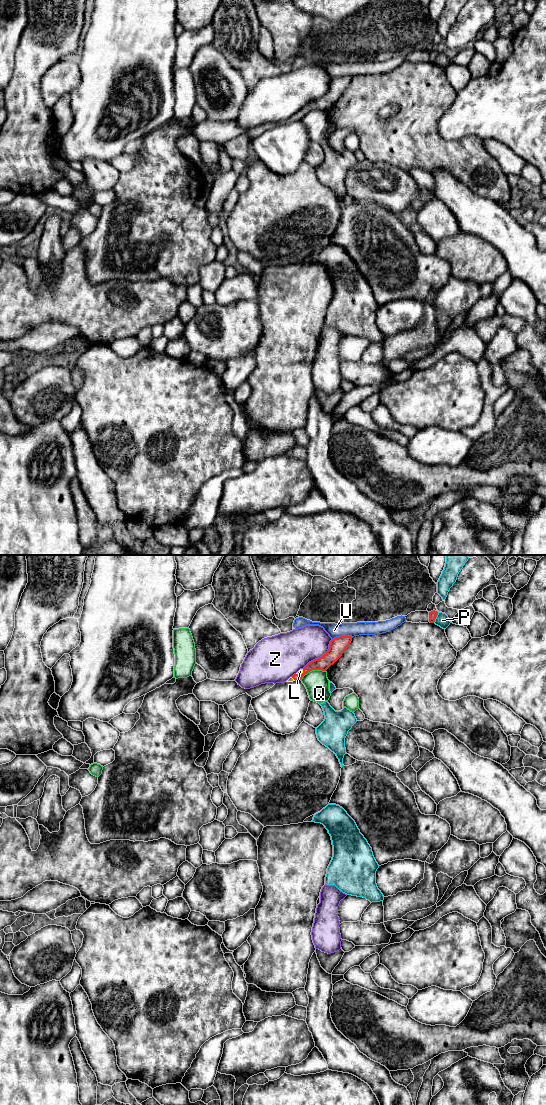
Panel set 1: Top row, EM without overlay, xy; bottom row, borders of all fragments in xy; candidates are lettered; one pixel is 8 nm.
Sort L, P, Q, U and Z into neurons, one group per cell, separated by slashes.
L / P / Q / U / Z

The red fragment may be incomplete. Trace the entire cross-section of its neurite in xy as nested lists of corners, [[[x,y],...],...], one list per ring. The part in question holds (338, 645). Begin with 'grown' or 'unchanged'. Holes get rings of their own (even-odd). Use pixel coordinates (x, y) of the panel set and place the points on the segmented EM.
grown | [[[339,636],[330,641],[328,651],[320,658],[309,662],[303,669],[290,677],[286,682],[301,680],[302,677],[312,670],[326,671],[345,652],[352,641],[352,636]]]

